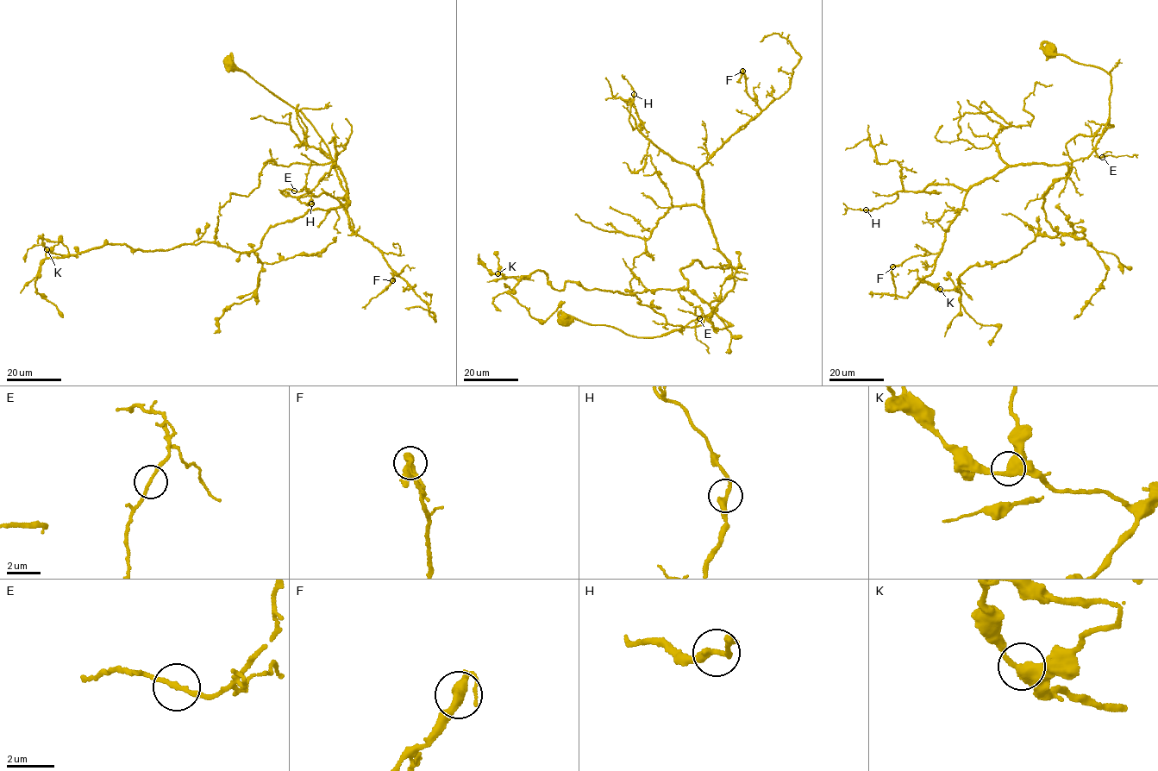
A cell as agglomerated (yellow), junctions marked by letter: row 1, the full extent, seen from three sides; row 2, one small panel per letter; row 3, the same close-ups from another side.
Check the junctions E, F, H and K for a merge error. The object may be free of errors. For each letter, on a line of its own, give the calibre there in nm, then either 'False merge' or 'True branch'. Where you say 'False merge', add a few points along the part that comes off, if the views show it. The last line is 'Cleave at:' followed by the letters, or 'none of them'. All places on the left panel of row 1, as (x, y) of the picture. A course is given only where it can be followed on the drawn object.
E: Thickness 160 nm. True branch
F: Thickness 400 nm. True branch
H: Thickness 280 nm. True branch
K: Thickness 480 nm. True branch
Cleave at: none of them

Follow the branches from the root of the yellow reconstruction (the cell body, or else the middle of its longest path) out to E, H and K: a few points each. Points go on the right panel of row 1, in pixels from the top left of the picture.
E: (1052, 52), (1111, 74), (1109, 125), (1101, 125), (1092, 142), (1102, 157)
H: (1052, 52), (1111, 74), (1109, 120), (1092, 153), (1012, 165), (967, 190), (898, 191), (865, 209)
K: (1052, 52), (1099, 67), (1111, 84), (1095, 149), (1042, 194), (1058, 235), (940, 289)

